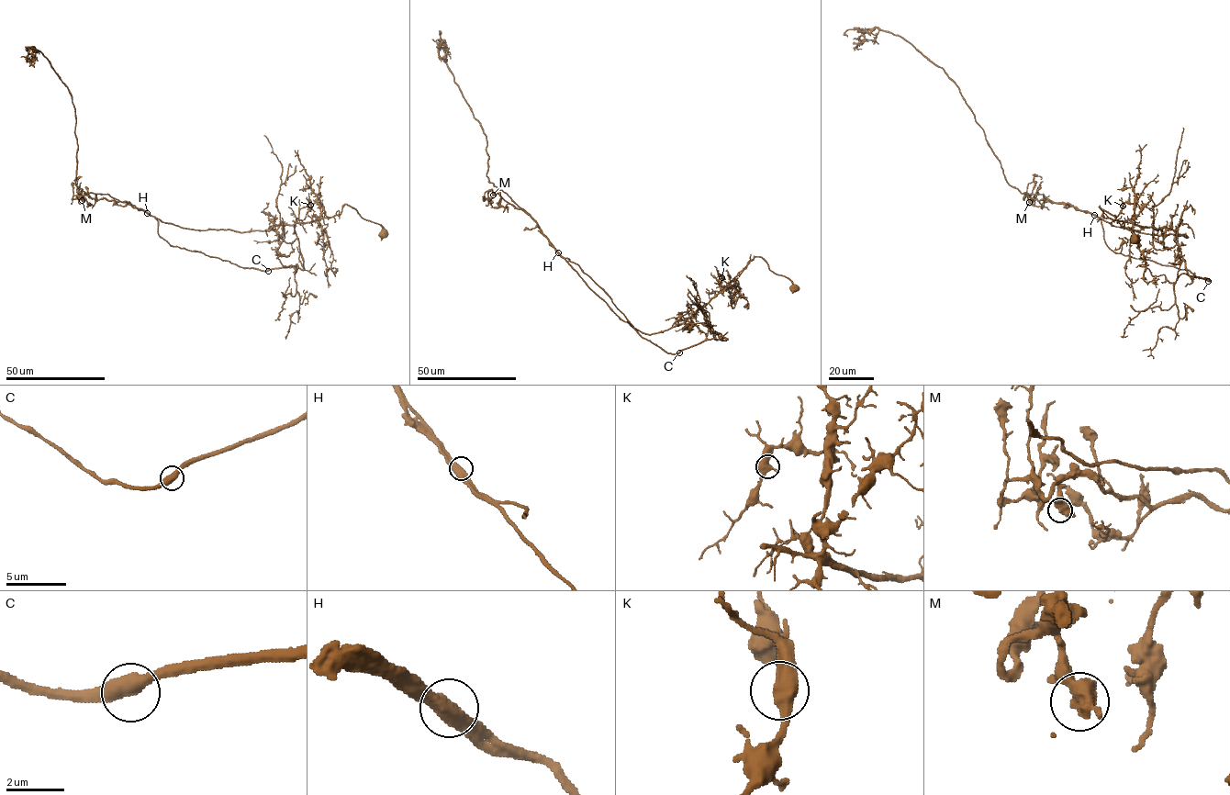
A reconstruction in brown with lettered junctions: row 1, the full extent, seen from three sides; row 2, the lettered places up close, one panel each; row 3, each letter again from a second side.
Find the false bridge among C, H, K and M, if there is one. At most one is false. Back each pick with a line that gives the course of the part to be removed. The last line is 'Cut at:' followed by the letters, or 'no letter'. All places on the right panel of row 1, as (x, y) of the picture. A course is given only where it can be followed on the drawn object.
H: foreign part runs (1095, 215), (1114, 251), (1210, 281), (1192, 280), (1179, 247), (1153, 246), (1153, 207), (1170, 191), (1183, 128)
Cut at: H

